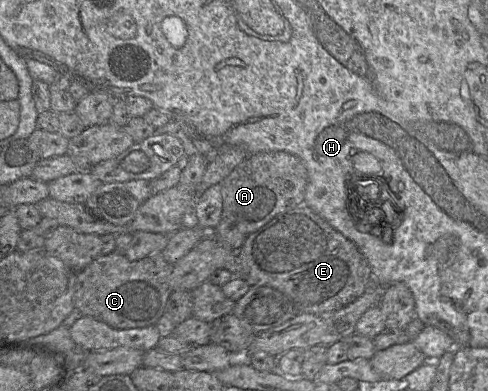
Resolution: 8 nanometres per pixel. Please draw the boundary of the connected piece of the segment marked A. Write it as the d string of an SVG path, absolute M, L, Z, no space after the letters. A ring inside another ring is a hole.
M285 151L261 152L248 155L220 184L223 198L222 218L227 216L234 220L239 230L247 236L262 228L277 215L304 205L308 173L301 159L293 154Z

